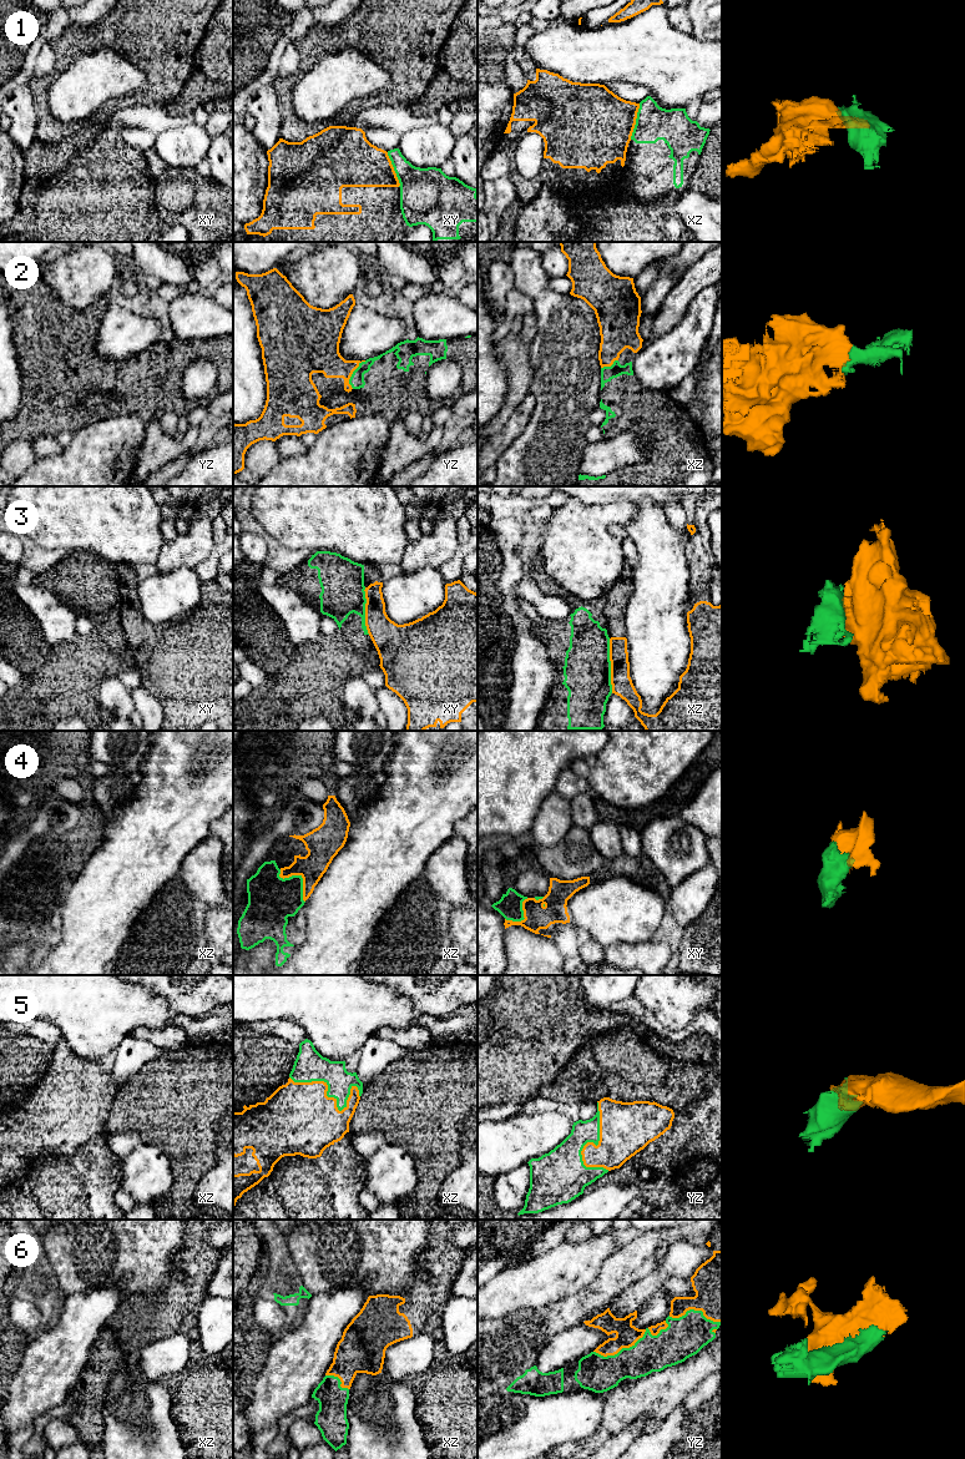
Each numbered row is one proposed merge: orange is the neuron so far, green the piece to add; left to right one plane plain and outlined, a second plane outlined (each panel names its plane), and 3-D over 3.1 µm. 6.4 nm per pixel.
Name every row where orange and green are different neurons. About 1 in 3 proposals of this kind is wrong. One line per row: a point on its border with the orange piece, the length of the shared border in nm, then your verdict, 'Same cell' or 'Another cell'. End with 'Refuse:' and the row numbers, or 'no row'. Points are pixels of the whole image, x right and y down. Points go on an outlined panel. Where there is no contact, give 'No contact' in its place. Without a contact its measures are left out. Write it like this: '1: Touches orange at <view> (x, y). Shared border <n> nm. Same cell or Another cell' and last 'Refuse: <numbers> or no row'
1: Touches orange at xz (635, 121). Shared border 240 nm. Another cell
2: Touches orange at yz (352, 373). Shared border 200 nm. Same cell
3: Touches orange at xz (611, 666). Shared border 360 nm. Same cell
4: Touches orange at xz (299, 874). Shared border 280 nm. Same cell
5: Touches orange at xz (332, 1097). Shared border 480 nm. Same cell
6: Touches orange at yz (632, 1344). Shared border 500 nm. Same cell
Refuse: 1

